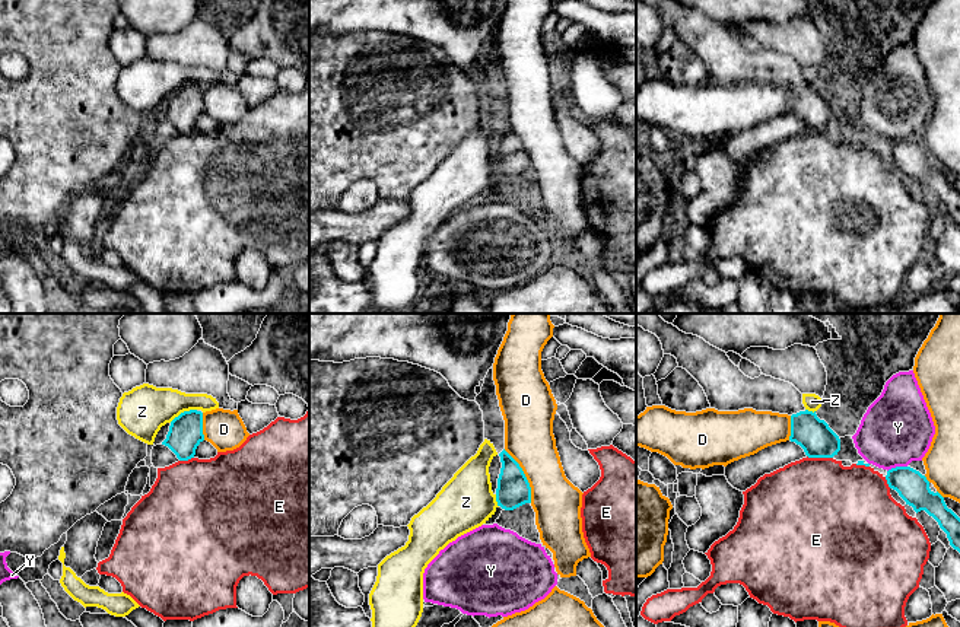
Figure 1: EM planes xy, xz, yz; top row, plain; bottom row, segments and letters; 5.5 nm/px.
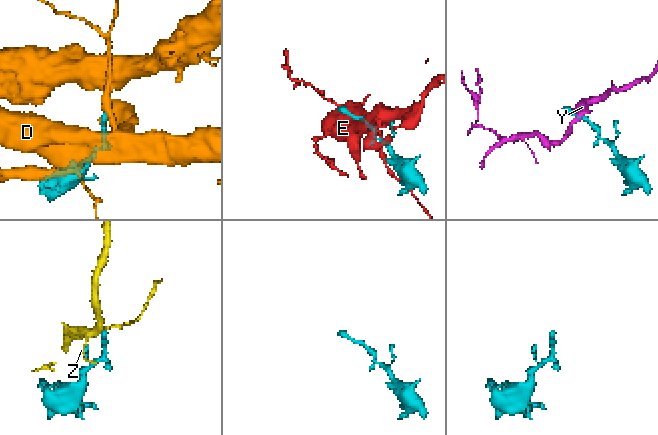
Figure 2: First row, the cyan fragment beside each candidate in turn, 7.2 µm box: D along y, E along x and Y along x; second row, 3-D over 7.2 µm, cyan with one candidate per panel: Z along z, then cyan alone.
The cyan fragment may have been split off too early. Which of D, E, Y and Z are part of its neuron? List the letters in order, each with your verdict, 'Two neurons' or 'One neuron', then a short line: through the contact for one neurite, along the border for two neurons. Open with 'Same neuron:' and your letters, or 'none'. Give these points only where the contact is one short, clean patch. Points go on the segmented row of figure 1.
Same neuron: none
D: Two neurons
E: Two neurons
Y: Two neurons. Line: yz (906, 465), (897, 465), (887, 471)
Z: Two neurons. Line: xy (196, 409), (181, 411), (169, 422)

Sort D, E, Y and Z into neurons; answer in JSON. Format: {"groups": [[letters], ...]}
{"groups": [["D"], ["E"], ["Y"], ["Z"]]}

